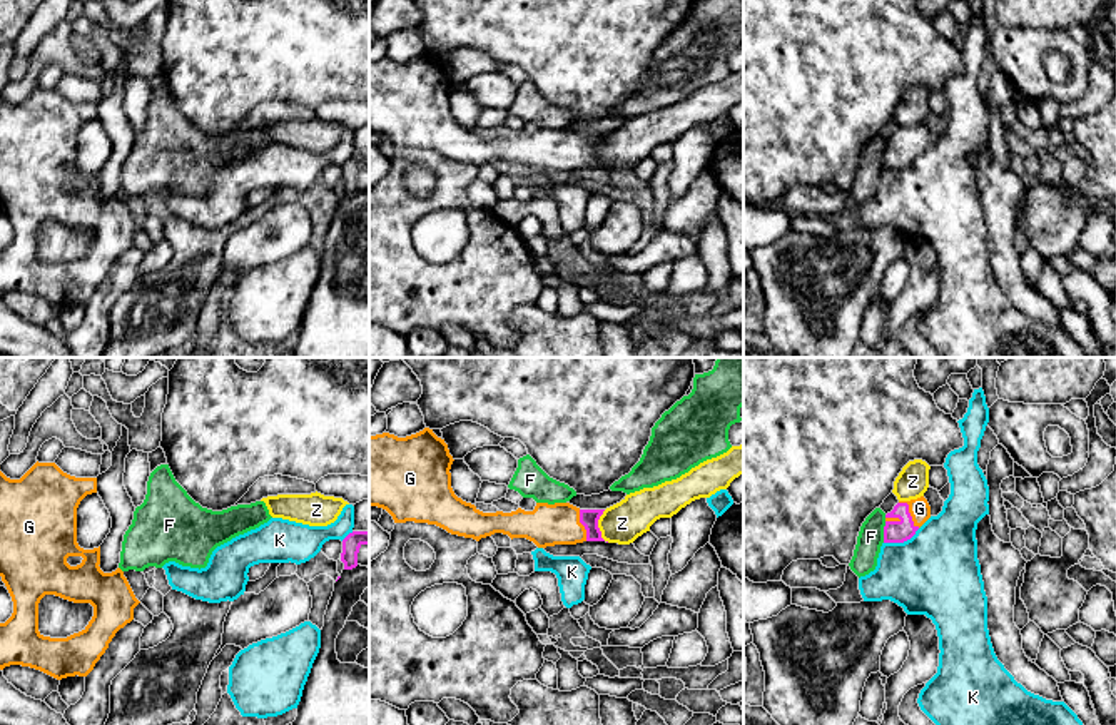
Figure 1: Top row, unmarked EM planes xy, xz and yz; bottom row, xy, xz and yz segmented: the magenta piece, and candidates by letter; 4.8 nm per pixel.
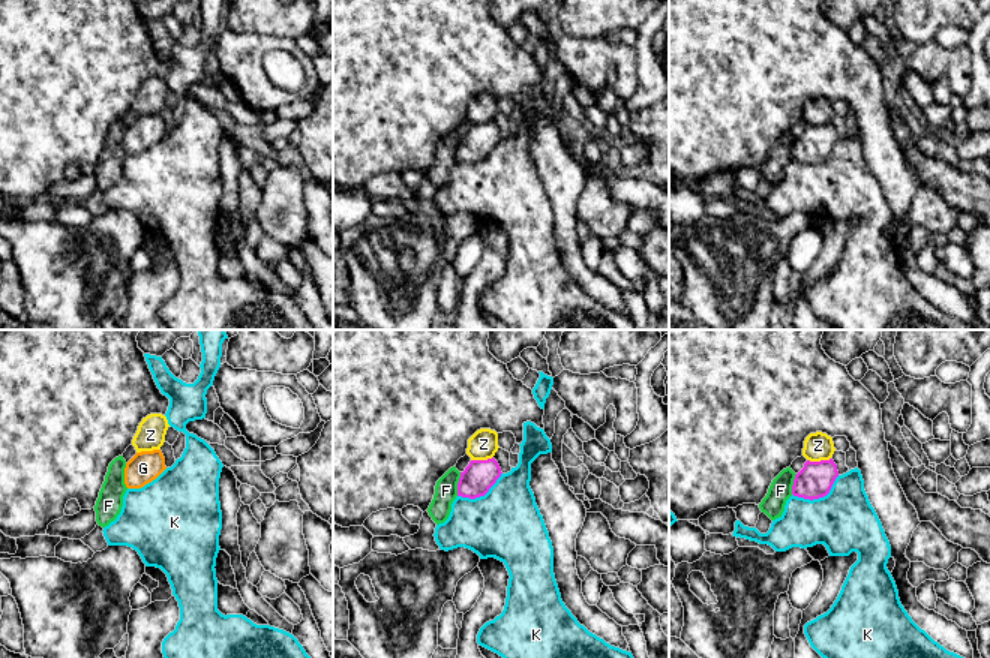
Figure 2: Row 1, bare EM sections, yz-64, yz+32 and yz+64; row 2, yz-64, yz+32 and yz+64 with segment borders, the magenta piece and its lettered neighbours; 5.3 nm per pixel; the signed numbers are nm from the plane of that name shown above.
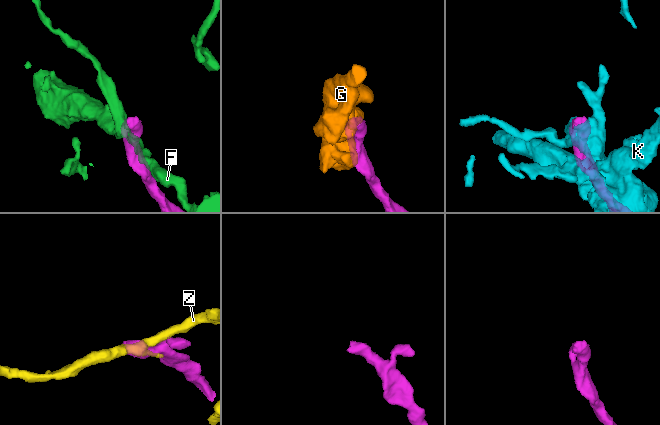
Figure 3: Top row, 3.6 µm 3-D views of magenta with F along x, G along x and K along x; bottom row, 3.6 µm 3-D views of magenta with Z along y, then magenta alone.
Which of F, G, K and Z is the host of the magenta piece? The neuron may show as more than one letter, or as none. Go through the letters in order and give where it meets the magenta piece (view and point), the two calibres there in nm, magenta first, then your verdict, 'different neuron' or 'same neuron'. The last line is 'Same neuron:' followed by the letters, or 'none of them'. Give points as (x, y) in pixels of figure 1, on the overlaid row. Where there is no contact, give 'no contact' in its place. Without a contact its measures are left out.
F: contact yz (884, 532); calibres 110 and 130 nm; different neuron
G: contact yz (909, 513); calibres 110 and 100 nm; same neuron
K: contact yz (901, 542); calibres 110 and 420 nm; different neuron
Z: contact xz (597, 527); calibres 90 and 200 nm; different neuron
Same neuron: G

